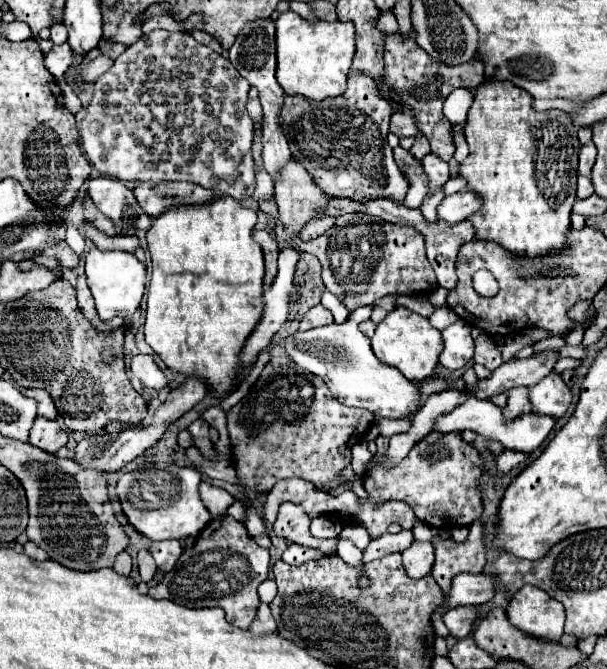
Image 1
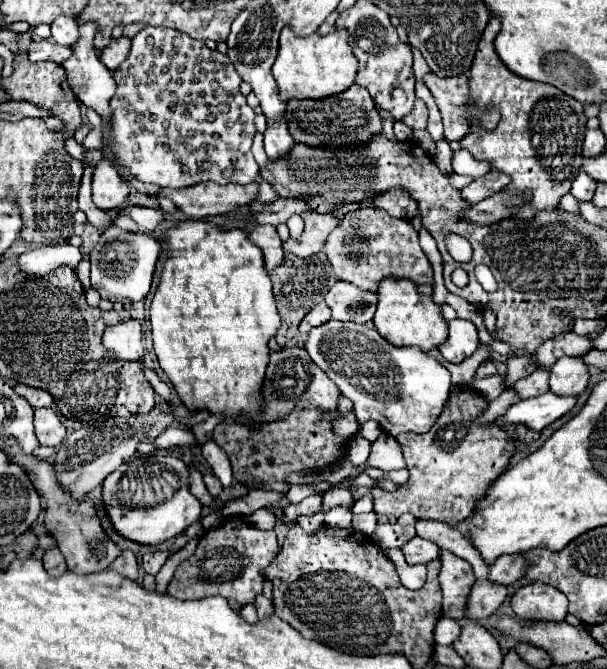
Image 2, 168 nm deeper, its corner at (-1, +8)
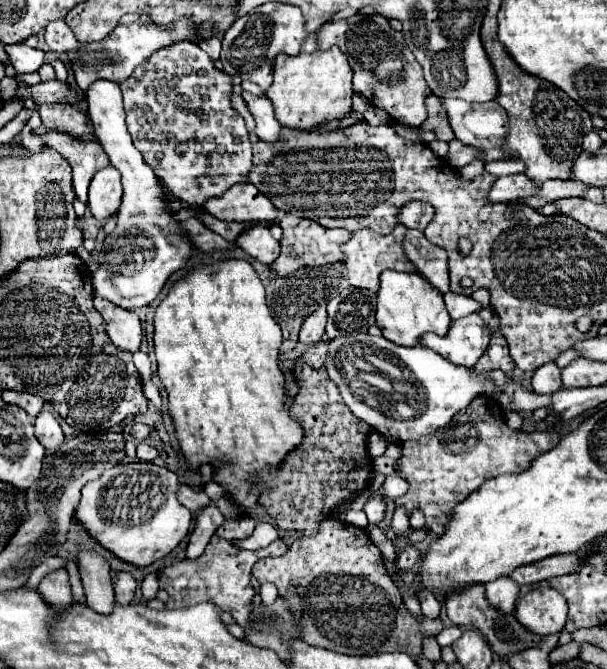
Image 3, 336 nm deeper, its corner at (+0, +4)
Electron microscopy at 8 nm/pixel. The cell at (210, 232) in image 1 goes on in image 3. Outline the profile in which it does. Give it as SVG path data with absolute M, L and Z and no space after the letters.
M226 259L220 261L216 265L216 269L210 269L208 265L196 265L186 277L178 279L166 299L162 299L162 303L156 307L156 315L154 315L154 349L156 349L156 361L158 361L158 377L162 381L162 385L166 387L168 393L168 409L172 415L172 421L176 425L176 437L180 441L180 449L184 453L184 457L188 459L188 463L192 467L200 467L202 463L210 463L210 459L224 455L228 459L228 467L218 471L218 483L224 487L226 495L240 505L242 513L250 513L252 507L256 507L258 503L258 487L254 487L254 475L258 471L262 471L264 467L276 467L284 455L288 453L288 449L292 451L292 447L296 447L296 443L300 443L304 431L302 427L288 415L288 405L284 399L284 375L278 367L278 351L280 351L280 343L282 343L282 331L280 325L274 321L268 305L266 305L266 289L264 283L260 281L258 273L254 271L254 267L246 261L246 259Z

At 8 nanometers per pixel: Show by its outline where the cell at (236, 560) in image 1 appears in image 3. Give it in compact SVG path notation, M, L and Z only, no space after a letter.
M212 539L206 551L198 559L178 561L162 571L160 587L166 589L170 595L166 607L180 609L180 607L190 607L196 603L210 601L218 605L222 611L228 611L236 619L238 625L249 629L249 615L252 611L252 597L254 597L254 589L250 585L250 577L252 577L250 569L258 559L266 559L270 555L284 555L286 549L288 547L284 545L282 539L276 539L266 549L258 549L258 551L240 549L232 541L226 541L226 539Z

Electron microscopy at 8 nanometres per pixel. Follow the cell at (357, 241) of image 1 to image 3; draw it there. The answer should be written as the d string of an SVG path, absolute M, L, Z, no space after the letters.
M398 223L388 235L380 235L376 231L372 231L370 227L358 229L352 233L350 241L346 241L342 245L342 253L344 253L344 273L346 279L352 287L360 287L360 289L368 289L372 293L378 291L378 281L380 281L380 273L386 269L394 269L394 271L406 271L406 273L418 273L416 265L404 255L404 235L406 235L406 227L402 223Z

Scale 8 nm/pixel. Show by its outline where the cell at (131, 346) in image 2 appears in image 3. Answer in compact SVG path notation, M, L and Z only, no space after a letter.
M94 297L94 307L104 317L106 333L116 349L130 351L130 353L140 349L142 327L140 327L140 319L134 311L120 309L102 297Z

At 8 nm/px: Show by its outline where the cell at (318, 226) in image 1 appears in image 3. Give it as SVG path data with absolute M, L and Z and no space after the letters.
M288 213L280 219L280 227L284 229L284 237L280 241L282 253L276 259L276 263L272 263L272 269L278 275L288 275L300 267L318 267L318 265L342 261L340 245L350 239L350 231L346 231L346 229L326 229L312 219L304 219L304 217L296 217L296 215L288 215Z

